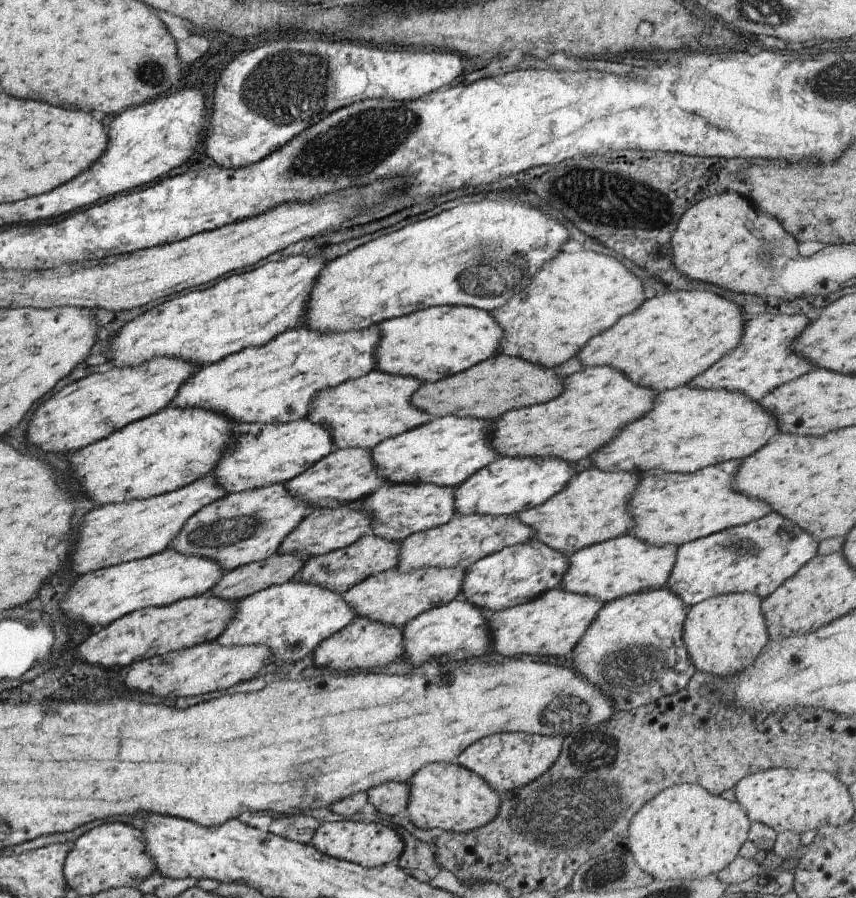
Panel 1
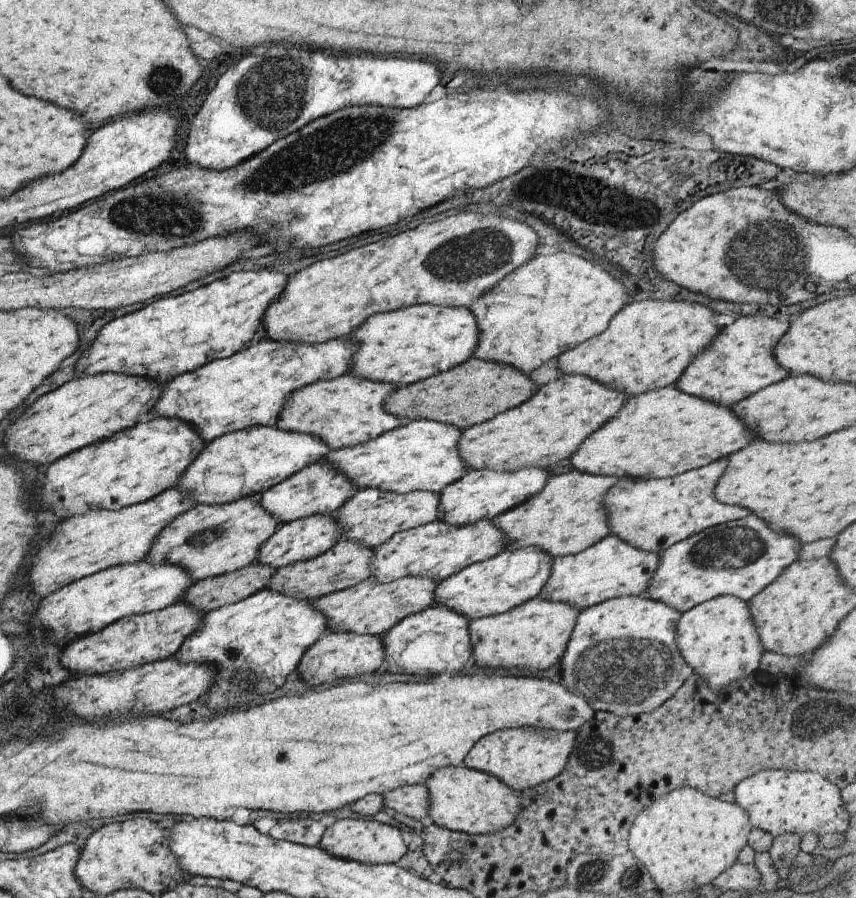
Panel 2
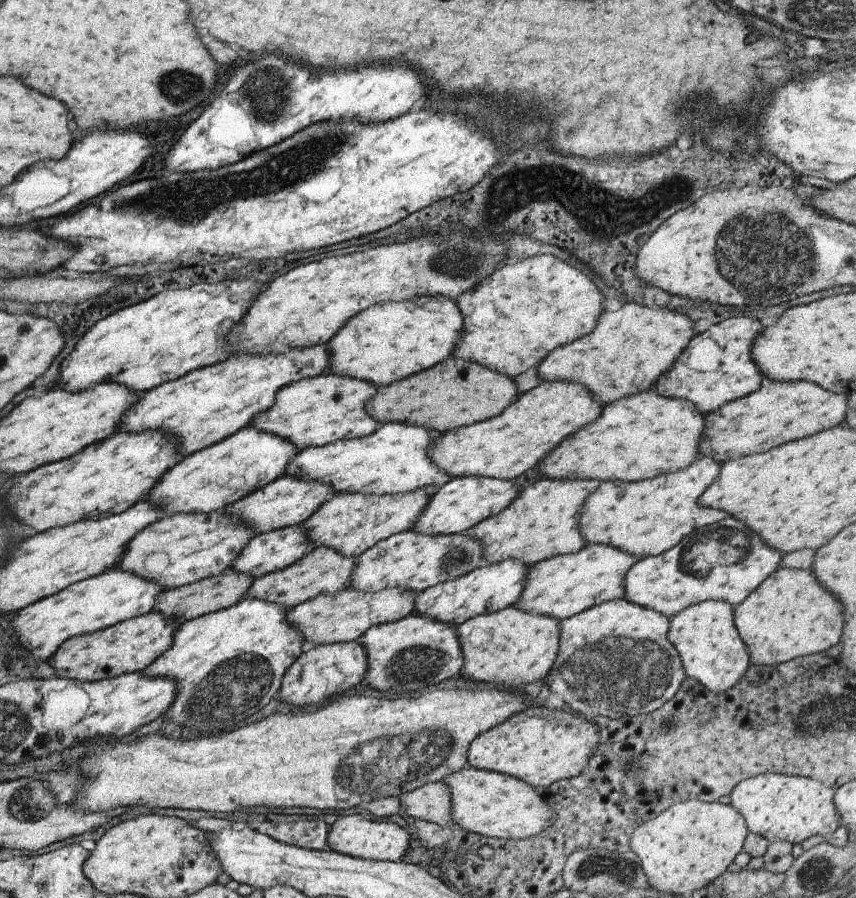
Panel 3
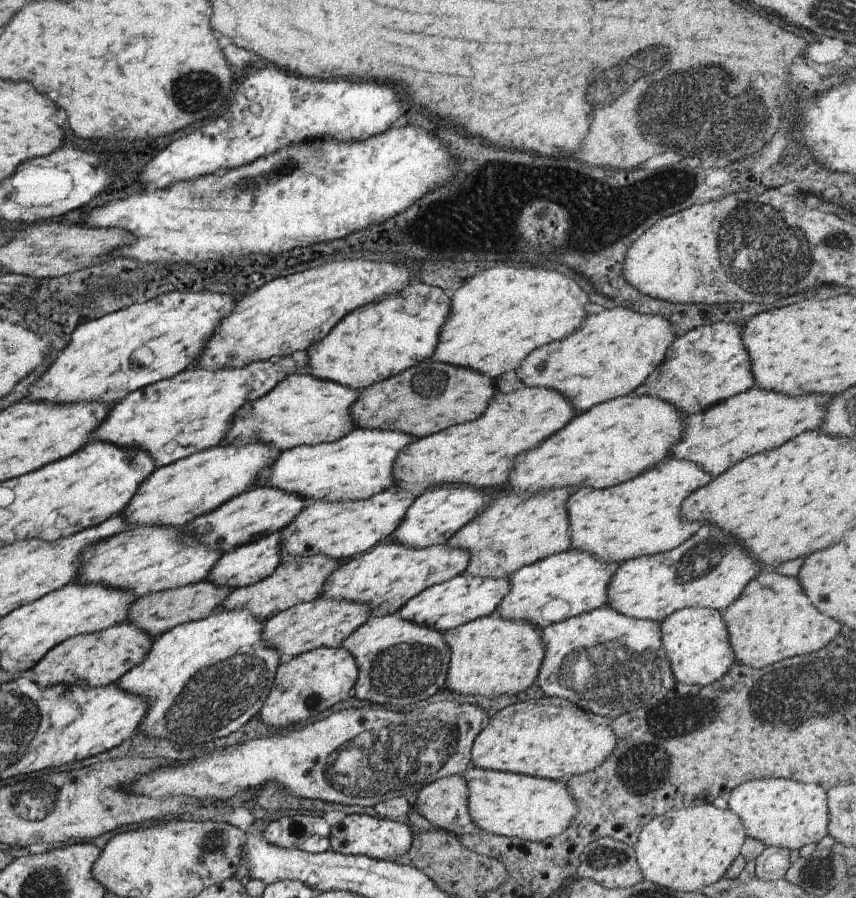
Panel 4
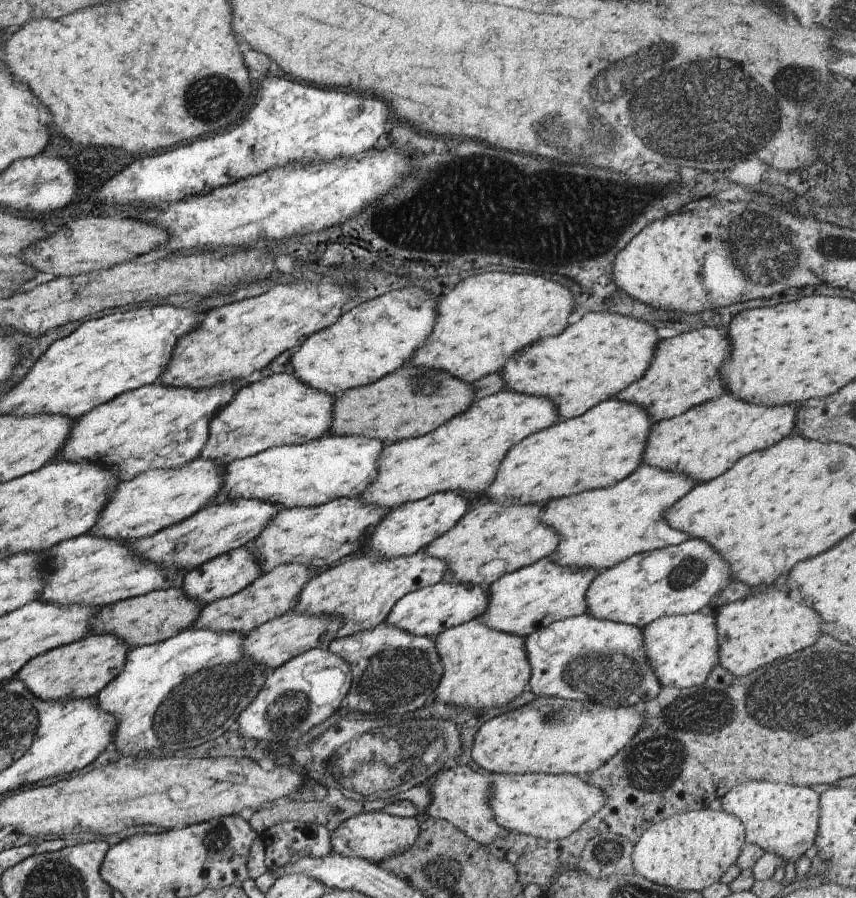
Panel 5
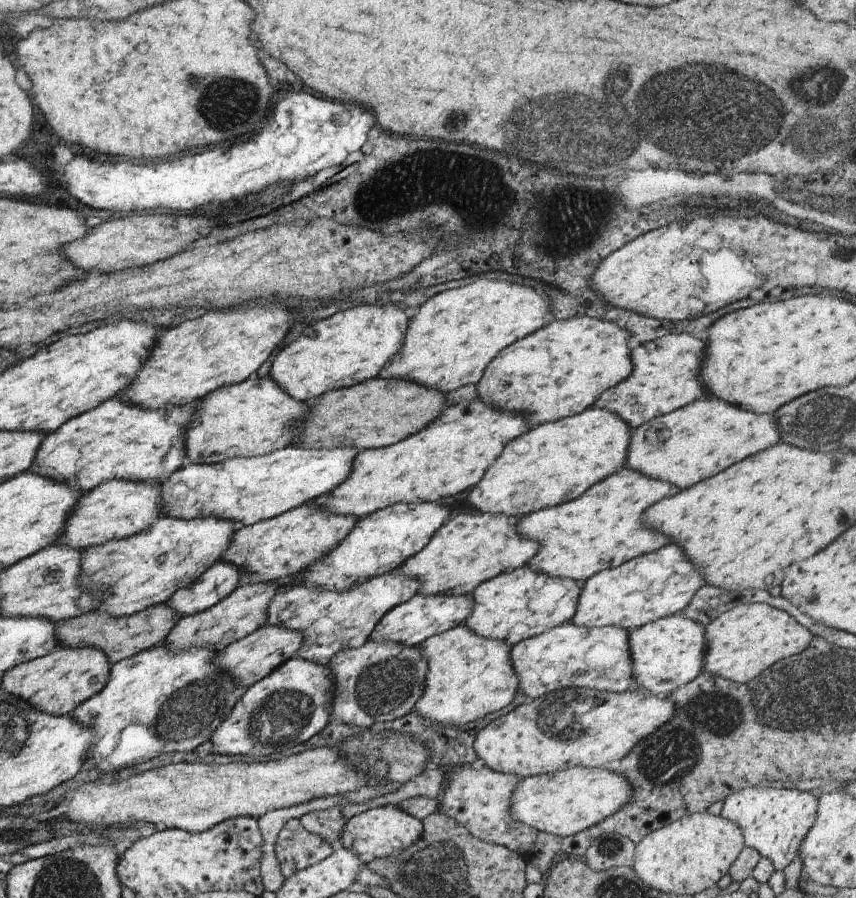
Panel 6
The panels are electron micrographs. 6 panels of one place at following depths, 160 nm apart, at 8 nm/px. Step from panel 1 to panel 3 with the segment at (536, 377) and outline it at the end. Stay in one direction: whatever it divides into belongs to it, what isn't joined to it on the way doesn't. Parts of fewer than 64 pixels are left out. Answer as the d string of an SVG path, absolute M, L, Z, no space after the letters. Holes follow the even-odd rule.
M451 354L444 361L438 362L428 369L417 371L401 380L391 381L385 386L376 387L373 396L365 401L364 411L373 420L376 420L379 426L385 423L405 423L440 434L499 414L516 399L516 396L514 382L508 376Z

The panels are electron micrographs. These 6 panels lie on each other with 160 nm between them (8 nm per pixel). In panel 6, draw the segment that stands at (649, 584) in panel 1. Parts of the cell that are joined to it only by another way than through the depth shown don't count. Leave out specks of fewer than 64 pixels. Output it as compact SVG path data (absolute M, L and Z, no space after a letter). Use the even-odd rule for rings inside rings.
M527 566L500 573L479 583L469 596L473 606L463 626L480 637L497 639L510 647L551 627L569 622L575 612L582 581L550 577Z

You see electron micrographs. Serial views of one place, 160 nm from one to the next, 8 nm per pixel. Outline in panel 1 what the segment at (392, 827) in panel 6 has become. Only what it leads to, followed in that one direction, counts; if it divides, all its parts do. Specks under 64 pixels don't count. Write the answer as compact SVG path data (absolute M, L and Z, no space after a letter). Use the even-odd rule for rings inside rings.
M347 820L322 822L314 832L310 844L327 856L364 867L393 863L397 861L404 847L398 832L389 826L379 823L363 824Z

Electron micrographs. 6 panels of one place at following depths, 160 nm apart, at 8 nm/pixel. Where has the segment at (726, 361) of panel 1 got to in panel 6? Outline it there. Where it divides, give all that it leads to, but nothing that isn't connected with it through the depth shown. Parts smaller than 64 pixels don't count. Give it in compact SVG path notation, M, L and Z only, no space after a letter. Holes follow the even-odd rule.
M669 333L630 350L632 369L629 376L599 393L591 407L615 413L629 429L689 405L701 398L704 386L698 378L704 357L703 342L687 333Z

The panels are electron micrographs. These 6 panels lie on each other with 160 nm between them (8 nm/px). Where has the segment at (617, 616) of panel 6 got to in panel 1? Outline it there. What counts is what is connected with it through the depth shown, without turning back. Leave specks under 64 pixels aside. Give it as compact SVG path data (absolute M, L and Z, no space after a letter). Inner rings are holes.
M769 512L760 519L723 529L680 544L665 581L687 606L727 593L748 592L760 599L769 596L784 580L793 576L813 555L817 542L799 526L787 526L787 518Z

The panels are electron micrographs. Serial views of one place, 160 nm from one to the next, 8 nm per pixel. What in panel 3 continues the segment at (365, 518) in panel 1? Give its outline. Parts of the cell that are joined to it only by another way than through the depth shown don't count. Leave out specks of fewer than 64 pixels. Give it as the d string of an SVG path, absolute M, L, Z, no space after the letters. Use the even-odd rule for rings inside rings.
M300 525L281 527L253 535L230 562L229 568L236 573L248 574L252 579L256 579L283 570L286 566L297 562L309 549L311 549L311 544L306 541L304 530Z

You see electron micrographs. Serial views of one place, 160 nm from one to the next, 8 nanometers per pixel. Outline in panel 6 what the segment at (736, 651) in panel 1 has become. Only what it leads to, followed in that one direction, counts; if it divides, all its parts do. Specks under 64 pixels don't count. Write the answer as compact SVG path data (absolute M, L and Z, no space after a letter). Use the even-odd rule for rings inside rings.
M675 614L631 629L628 631L628 647L632 677L641 689L655 695L667 695L701 674L705 646L703 627Z

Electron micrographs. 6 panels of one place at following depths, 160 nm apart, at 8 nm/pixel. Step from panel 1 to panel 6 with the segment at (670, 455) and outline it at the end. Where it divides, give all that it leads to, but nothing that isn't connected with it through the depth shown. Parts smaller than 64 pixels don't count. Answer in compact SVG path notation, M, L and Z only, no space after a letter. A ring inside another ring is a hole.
M587 407L579 414L531 426L505 445L481 480L472 486L465 502L477 511L522 517L577 498L594 482L624 466L631 429L615 413Z

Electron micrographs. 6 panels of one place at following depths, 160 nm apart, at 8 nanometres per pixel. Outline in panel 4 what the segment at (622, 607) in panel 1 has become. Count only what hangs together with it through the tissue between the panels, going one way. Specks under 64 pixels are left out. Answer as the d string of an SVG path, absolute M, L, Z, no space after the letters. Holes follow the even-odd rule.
M607 604L590 610L589 612L581 613L577 616L562 620L561 622L543 627L540 630L540 641L544 648L544 655L536 676L537 684L539 685L539 688L541 688L541 692L543 692L545 697L565 699L566 701L577 705L580 709L589 711L595 715L599 715L601 717L611 716L611 720L618 717L620 714L625 714L625 712L637 710L637 708L641 708L641 706L647 706L647 704L651 704L651 702L659 700L661 696L665 696L665 692L667 692L671 686L676 684L676 680L674 679L669 666L669 661L666 659L661 648L659 628L660 623L658 622L649 619L634 619L626 617L625 615L619 614L616 610L613 610Z

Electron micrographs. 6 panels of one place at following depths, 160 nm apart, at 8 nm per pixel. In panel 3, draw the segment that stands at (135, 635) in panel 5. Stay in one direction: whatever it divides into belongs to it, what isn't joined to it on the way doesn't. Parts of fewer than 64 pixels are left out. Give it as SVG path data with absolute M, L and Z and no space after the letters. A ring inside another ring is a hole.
M227 567L221 574L205 577L174 589L163 590L150 612L163 615L163 618L178 625L183 621L188 621L195 617L223 610L234 605L243 598L252 580L248 574L236 573Z

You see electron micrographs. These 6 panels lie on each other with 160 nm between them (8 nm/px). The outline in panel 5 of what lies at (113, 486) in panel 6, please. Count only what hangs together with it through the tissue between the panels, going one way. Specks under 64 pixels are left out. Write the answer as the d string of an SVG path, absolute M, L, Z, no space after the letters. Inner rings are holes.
M193 459L180 469L151 469L128 481L120 481L107 498L99 520L86 534L132 542L185 520L201 507L213 502L222 483L222 468L205 459Z

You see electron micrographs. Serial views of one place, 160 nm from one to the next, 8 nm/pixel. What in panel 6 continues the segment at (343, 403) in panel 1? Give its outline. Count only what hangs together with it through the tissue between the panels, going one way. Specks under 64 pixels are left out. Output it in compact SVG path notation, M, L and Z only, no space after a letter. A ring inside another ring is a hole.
M269 376L246 378L234 385L208 392L193 403L192 419L184 426L184 453L189 463L218 463L233 457L252 457L286 447L308 413L305 402L296 401Z

